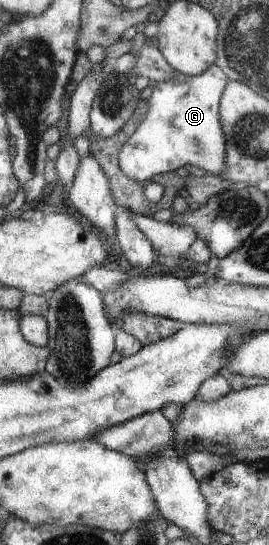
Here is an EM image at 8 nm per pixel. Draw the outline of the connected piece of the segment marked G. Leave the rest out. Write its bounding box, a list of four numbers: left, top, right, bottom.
[116,63,228,184]

